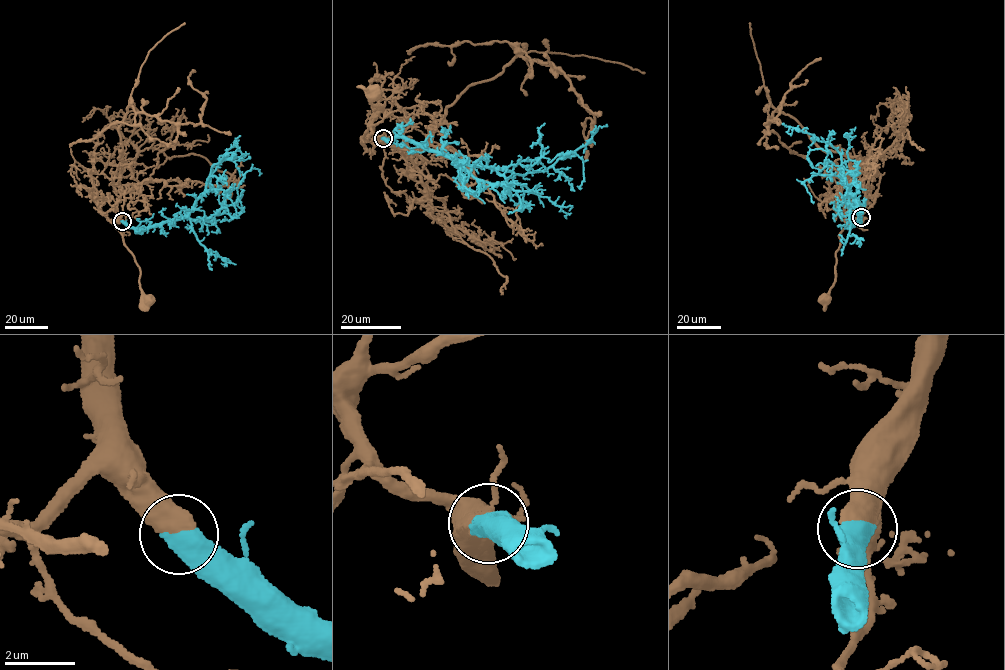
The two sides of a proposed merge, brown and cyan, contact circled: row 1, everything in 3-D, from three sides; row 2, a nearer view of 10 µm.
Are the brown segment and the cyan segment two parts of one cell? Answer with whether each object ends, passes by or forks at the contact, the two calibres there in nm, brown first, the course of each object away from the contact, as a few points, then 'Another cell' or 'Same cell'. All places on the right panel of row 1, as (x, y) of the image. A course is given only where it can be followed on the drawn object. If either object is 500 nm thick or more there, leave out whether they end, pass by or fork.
Thickness 700 nm (brown) against 700 nm. Course of brown: (861, 217), (862, 214), (861, 218), (850, 222), (839, 235), (835, 282), (825, 299). Course of cyan: (861, 217), (860, 221), (851, 224), (849, 198), (841, 178), (819, 174), (807, 156), (811, 150), (827, 151). Same cell

